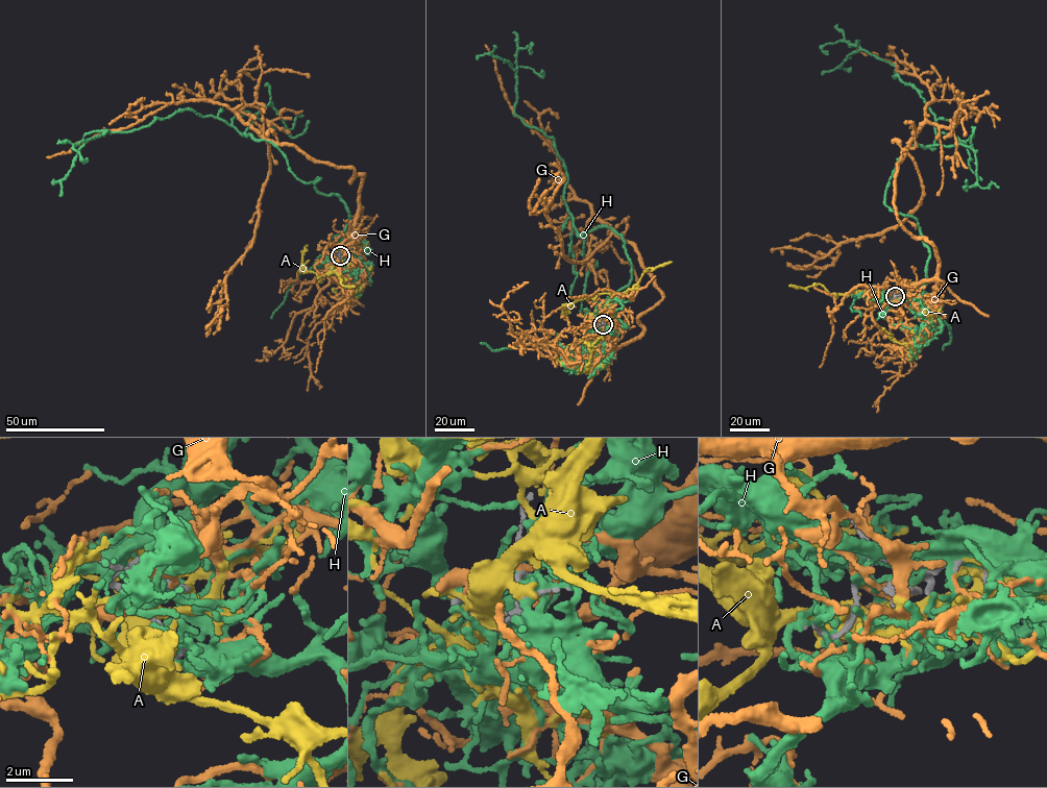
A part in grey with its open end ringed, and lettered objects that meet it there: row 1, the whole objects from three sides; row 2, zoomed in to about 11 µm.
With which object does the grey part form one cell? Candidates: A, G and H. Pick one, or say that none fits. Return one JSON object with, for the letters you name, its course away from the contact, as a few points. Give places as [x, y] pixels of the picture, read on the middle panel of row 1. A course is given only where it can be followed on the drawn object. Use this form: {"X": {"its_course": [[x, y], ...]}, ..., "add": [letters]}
{"G": {"its_course": [[603, 324], [614, 348], [663, 298], [613, 234], [563, 256], [544, 212], [563, 180], [553, 163]]}, "add": ["G"]}

